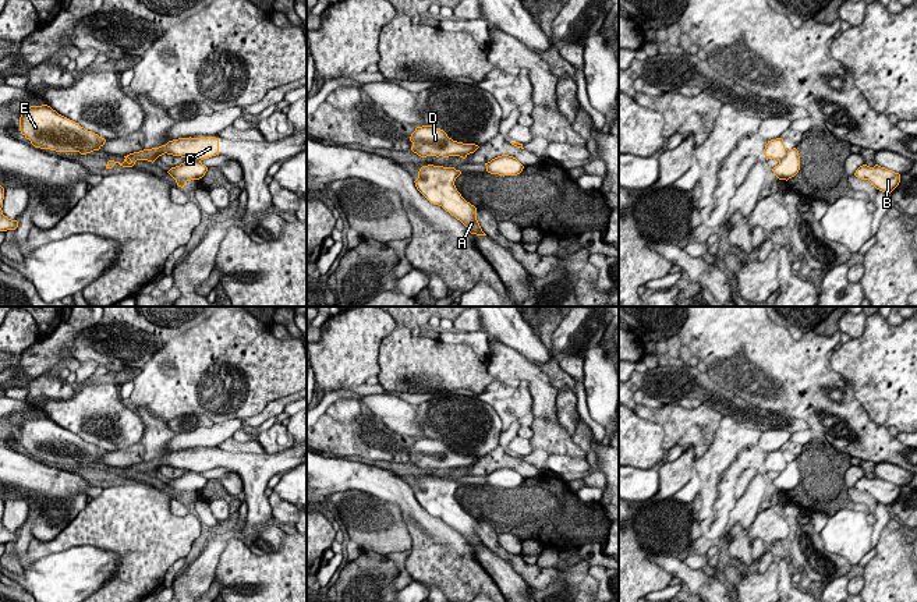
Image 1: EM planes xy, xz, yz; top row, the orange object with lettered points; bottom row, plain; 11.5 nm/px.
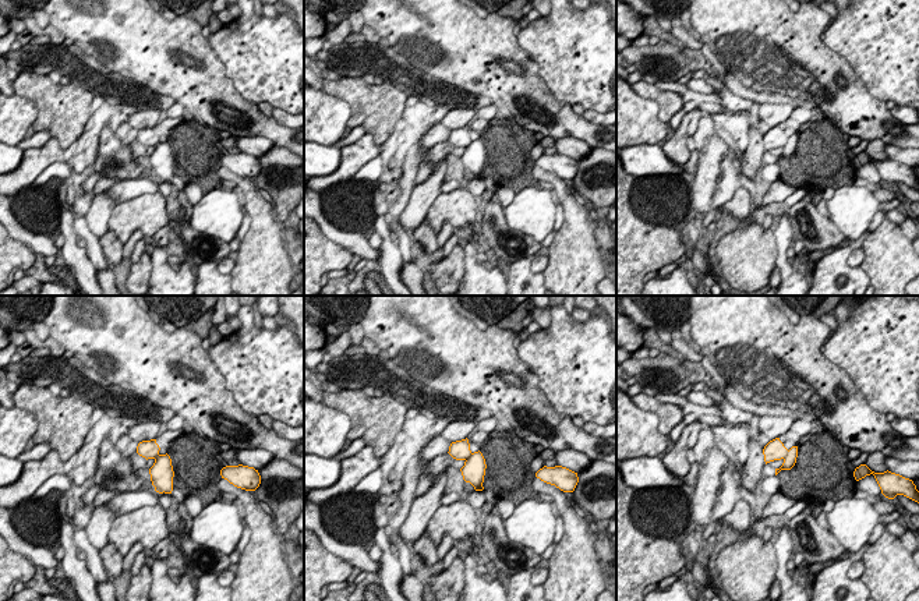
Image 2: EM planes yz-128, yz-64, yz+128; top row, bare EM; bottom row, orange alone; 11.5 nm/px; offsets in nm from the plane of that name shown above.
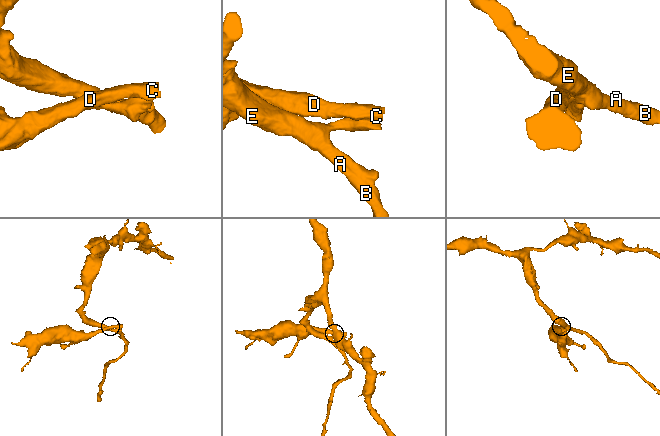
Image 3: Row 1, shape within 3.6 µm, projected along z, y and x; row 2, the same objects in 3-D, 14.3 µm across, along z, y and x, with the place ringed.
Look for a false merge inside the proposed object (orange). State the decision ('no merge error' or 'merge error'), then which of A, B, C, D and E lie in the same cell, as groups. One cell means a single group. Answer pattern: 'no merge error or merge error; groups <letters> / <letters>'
merge error; groups A B E / C D

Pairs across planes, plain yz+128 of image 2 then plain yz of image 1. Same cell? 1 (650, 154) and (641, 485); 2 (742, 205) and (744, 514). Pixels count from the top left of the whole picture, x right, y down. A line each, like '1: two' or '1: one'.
1: one
2: two

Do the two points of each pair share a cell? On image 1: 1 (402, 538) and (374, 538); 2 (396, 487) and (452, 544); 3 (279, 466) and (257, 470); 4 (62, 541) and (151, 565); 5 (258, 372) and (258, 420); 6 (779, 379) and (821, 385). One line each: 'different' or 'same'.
1: same
2: same
3: same
4: same
5: different
6: same

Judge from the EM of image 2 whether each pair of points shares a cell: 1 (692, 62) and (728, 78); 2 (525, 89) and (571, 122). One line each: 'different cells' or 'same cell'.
1: same cell
2: same cell

